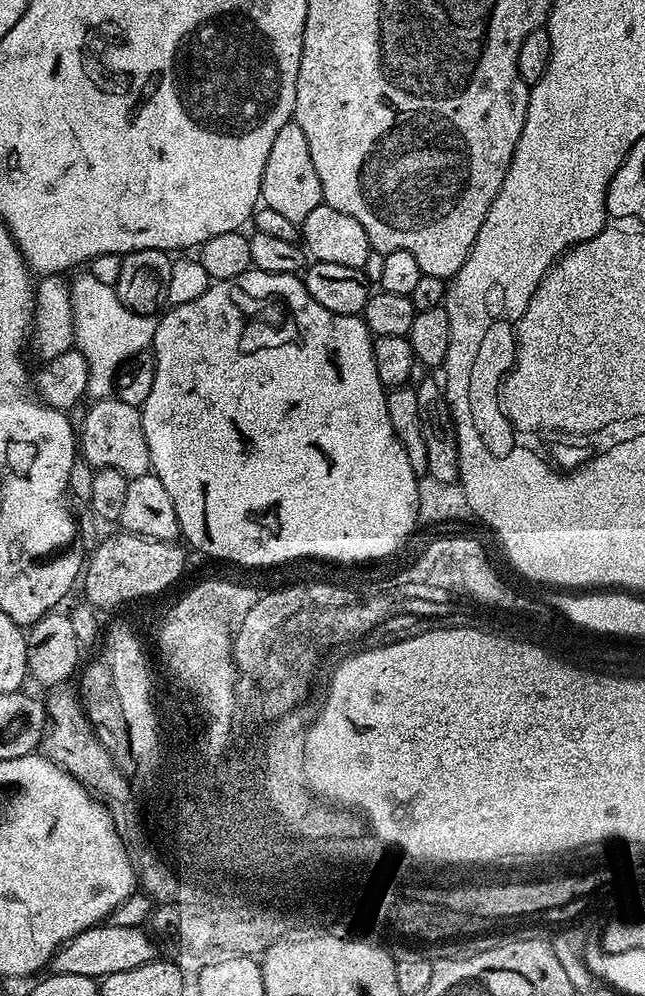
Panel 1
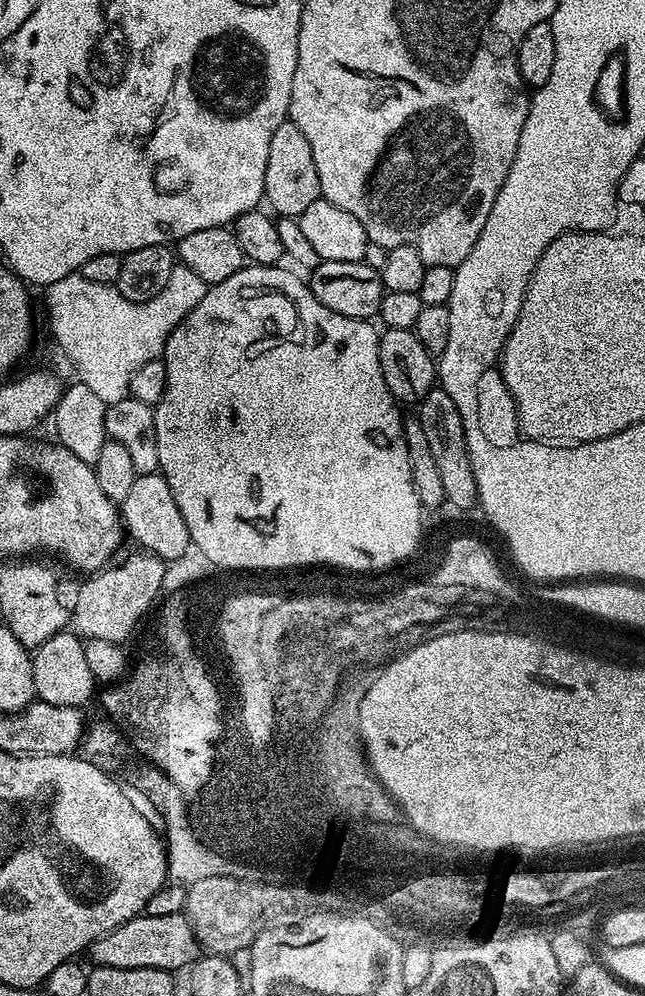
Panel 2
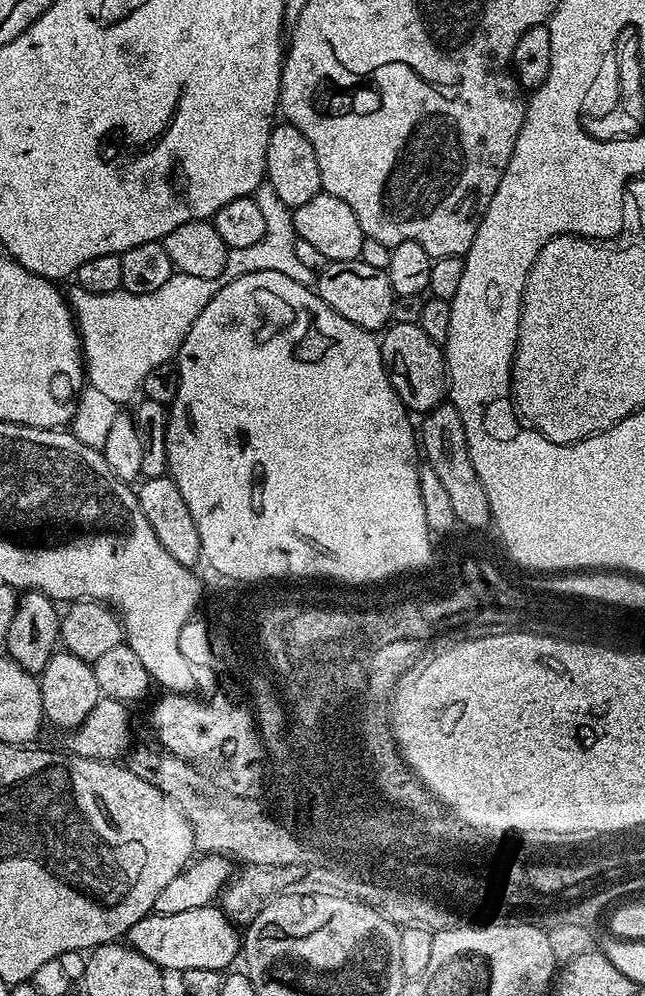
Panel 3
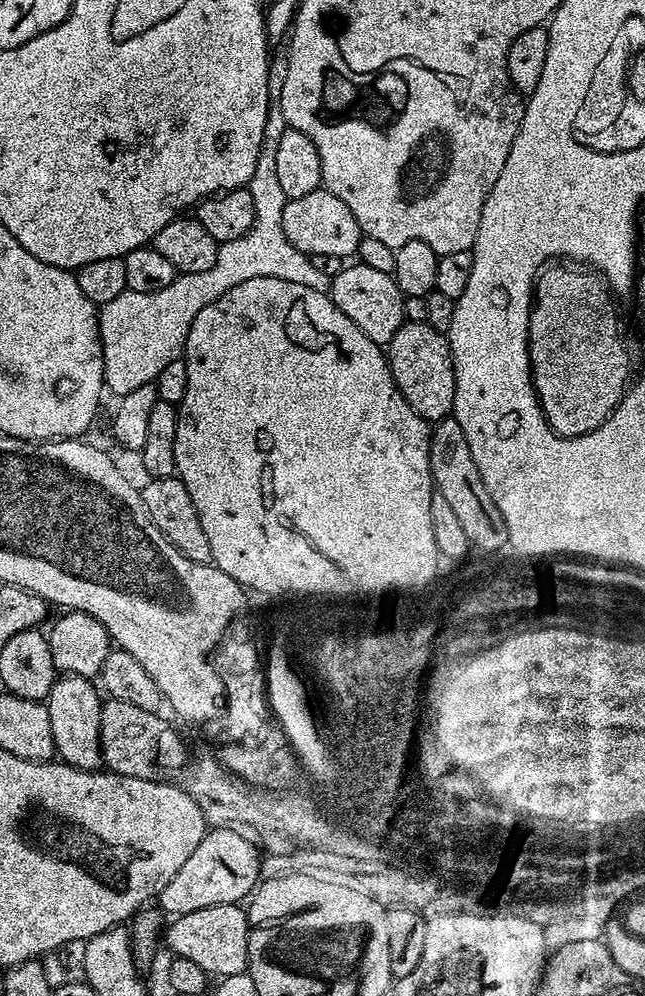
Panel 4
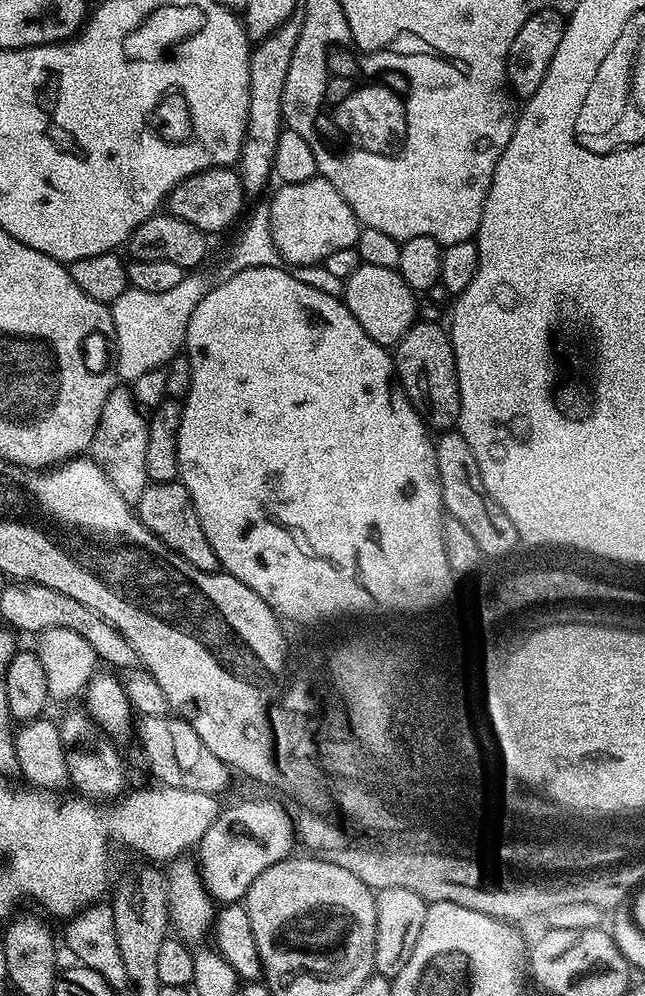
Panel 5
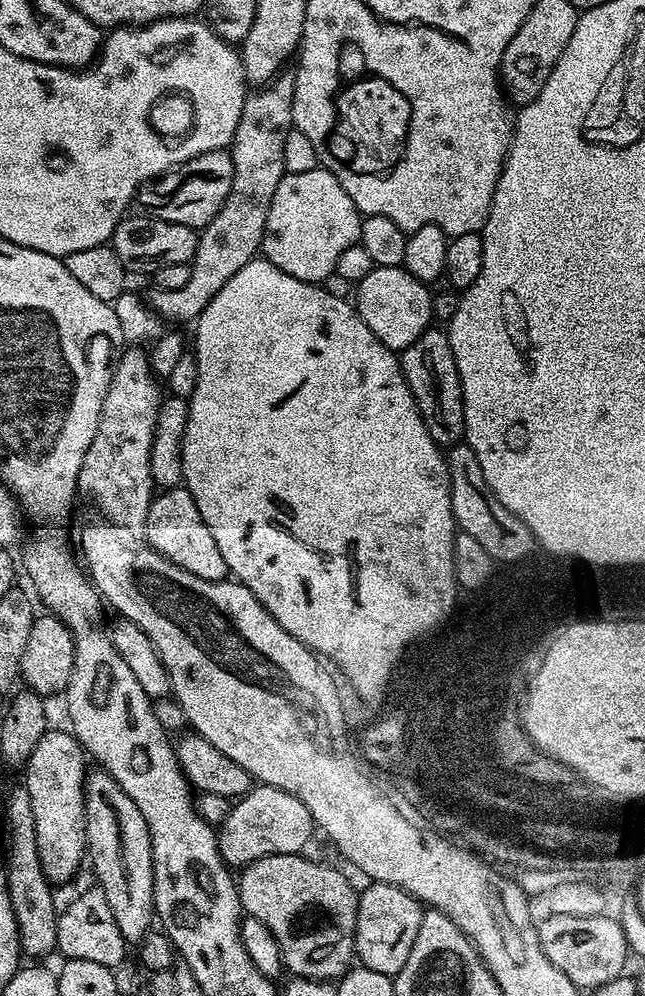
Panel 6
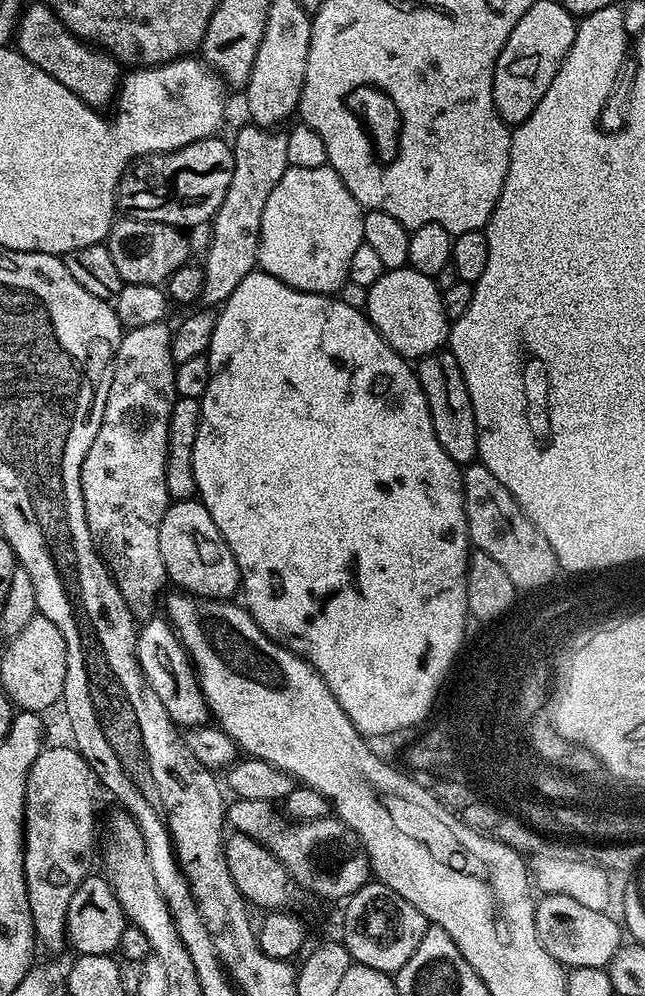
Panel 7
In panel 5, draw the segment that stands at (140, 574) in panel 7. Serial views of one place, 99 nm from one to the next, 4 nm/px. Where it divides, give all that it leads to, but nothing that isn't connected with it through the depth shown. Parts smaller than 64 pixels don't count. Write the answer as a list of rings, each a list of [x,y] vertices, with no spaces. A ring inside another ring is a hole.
[[[124,386],[113,387],[112,393],[106,398],[106,406],[102,406],[102,414],[94,430],[90,456],[104,471],[106,478],[110,478],[114,490],[118,490],[122,498],[135,502],[150,483],[146,474],[148,421],[137,397],[127,387],[120,387]]]

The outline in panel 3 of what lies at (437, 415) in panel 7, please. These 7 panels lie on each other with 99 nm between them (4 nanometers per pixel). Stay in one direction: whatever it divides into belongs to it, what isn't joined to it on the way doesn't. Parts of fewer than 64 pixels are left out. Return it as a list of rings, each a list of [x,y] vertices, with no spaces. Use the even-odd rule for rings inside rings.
[[[389,323],[382,332],[380,353],[384,359],[384,369],[405,408],[423,414],[445,403],[448,365],[444,359],[444,349],[434,342],[434,338],[429,338],[419,324]]]

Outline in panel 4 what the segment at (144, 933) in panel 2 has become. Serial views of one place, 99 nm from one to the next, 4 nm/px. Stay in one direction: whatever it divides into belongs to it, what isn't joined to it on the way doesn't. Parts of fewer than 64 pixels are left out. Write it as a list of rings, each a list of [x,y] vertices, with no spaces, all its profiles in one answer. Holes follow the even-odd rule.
[[[239,903],[206,906],[193,913],[177,915],[167,925],[166,948],[168,944],[173,957],[190,958],[190,962],[202,966],[209,977],[242,975],[248,971],[249,930],[248,913]]]

